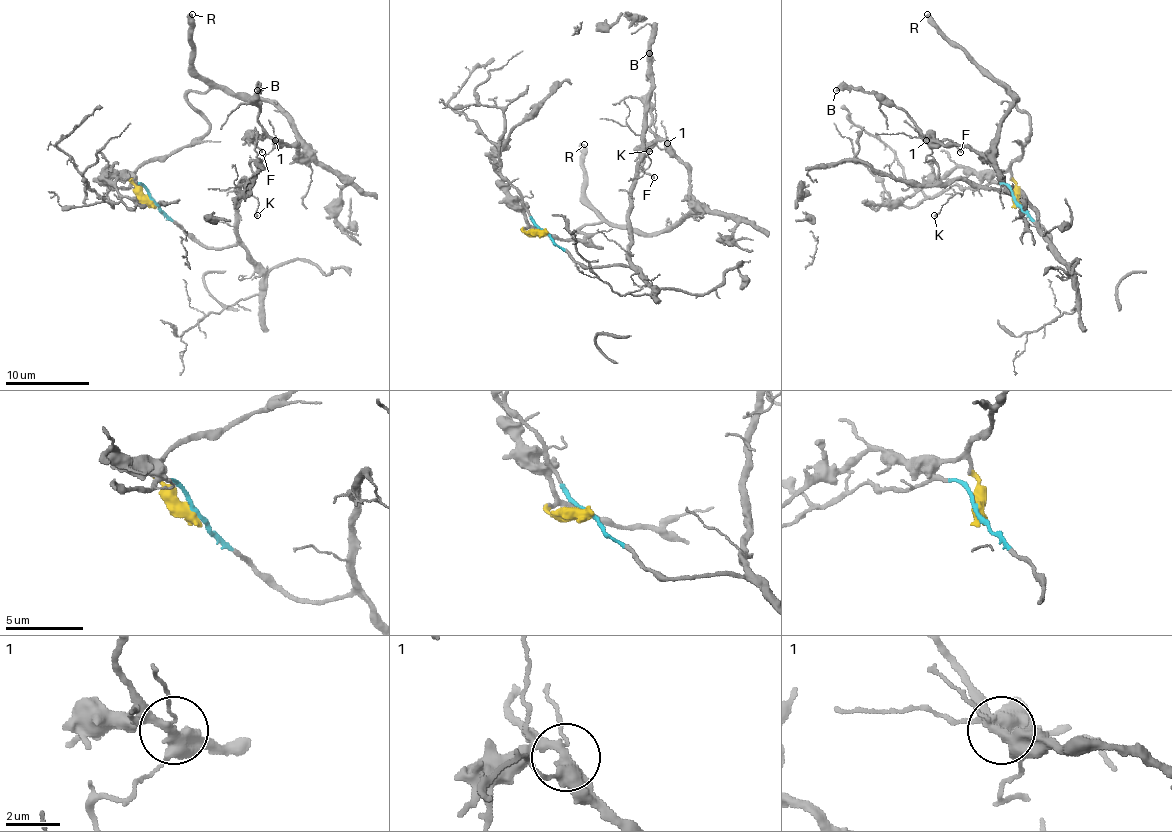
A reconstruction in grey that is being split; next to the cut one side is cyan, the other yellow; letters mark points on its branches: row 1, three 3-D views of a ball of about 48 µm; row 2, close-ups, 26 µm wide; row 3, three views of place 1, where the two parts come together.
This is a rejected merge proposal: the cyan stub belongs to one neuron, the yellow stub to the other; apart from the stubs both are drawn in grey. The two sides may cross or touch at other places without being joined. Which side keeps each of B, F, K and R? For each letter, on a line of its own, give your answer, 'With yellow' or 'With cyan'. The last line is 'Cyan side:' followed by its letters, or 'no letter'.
B: With yellow
F: With yellow
K: With cyan
R: With yellow
Cyan side: K

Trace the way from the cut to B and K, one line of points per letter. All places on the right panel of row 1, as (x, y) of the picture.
B: (1015, 201), (1010, 170), (1029, 116), (1008, 91), (1017, 101), (983, 151), (931, 145), (873, 93), (835, 91)
K: (1015, 201), (1044, 231), (1048, 247), (1038, 214), (1019, 195), (954, 180), (950, 185), (954, 193), (933, 216)

